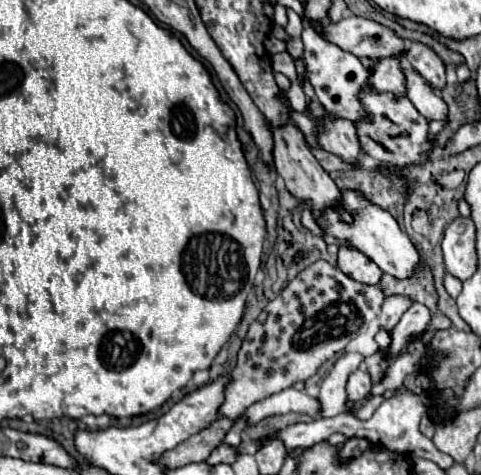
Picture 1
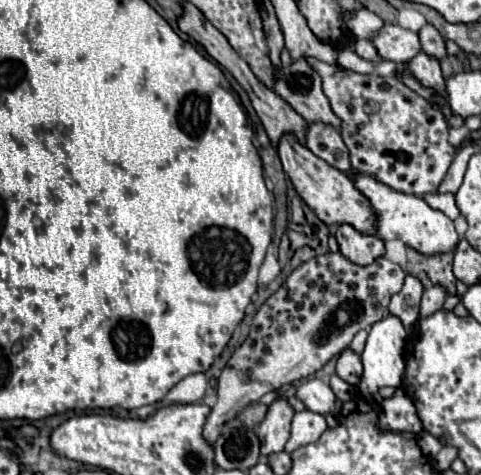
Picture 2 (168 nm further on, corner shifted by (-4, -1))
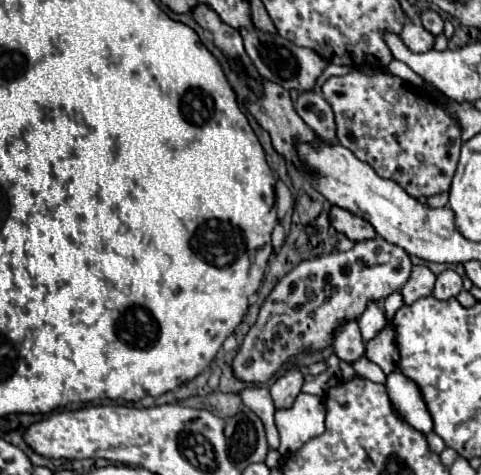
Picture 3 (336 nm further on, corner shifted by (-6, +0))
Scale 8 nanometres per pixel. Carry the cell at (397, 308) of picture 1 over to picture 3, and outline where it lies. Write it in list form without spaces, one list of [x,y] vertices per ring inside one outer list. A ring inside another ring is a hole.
[[[416,265],[412,269],[412,275],[410,275],[408,283],[402,289],[404,301],[406,303],[414,303],[416,299],[422,299],[422,297],[432,295],[434,283],[436,283],[436,275],[426,265]]]

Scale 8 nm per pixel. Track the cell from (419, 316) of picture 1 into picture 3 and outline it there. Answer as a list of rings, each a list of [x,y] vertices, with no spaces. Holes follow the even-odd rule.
[[[446,269],[438,275],[436,287],[434,287],[436,299],[450,299],[450,297],[456,297],[460,291],[462,291],[462,277],[456,271]]]

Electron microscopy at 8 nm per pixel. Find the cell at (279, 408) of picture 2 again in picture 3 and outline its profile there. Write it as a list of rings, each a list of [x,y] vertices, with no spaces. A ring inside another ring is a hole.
[[[298,367],[288,369],[288,371],[270,387],[274,405],[276,405],[276,407],[290,407],[290,405],[292,405],[292,399],[296,399],[296,395],[302,391],[302,385],[304,385],[304,375],[302,375],[302,371],[300,371]]]

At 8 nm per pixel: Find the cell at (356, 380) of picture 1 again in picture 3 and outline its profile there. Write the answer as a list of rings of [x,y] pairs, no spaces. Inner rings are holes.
[[[346,321],[344,325],[340,325],[334,331],[334,353],[338,355],[338,359],[354,363],[366,349],[362,337],[360,337],[360,329],[358,329],[358,321]]]

